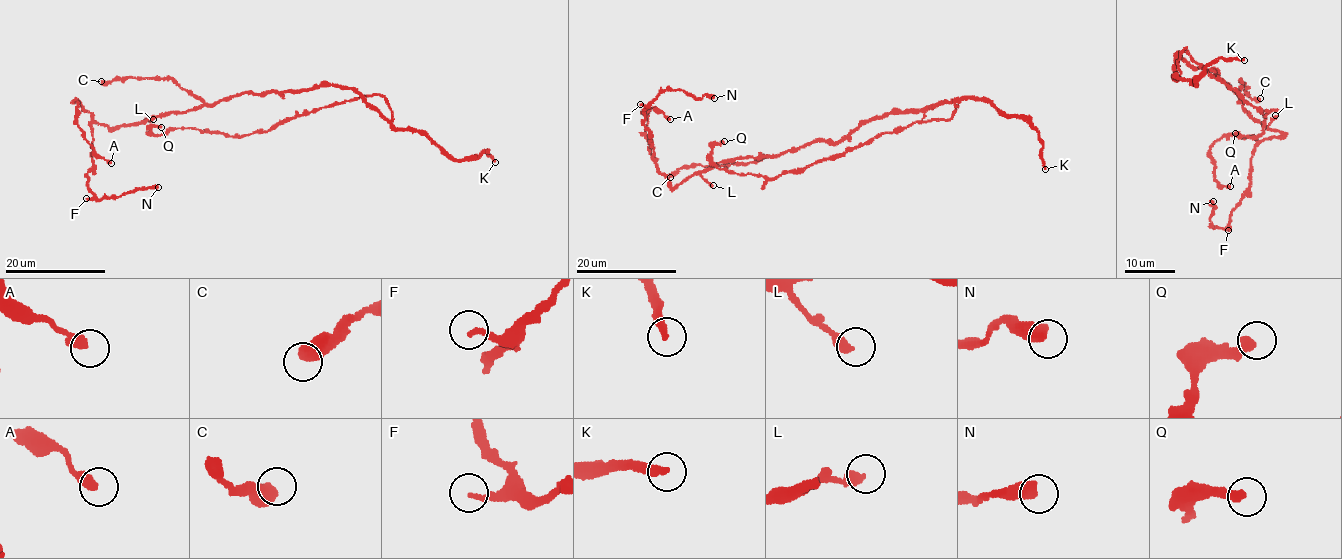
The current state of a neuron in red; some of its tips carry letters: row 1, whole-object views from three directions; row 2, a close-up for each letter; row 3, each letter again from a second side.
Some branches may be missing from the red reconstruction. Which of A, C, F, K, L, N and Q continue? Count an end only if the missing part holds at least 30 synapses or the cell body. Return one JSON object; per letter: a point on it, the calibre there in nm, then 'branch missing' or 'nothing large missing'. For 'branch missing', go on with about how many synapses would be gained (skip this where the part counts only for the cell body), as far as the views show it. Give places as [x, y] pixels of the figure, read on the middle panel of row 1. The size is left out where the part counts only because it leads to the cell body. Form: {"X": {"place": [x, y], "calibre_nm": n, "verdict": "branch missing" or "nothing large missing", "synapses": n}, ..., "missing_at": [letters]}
{"A": {"place": [670, 119], "calibre_nm": 400, "verdict": "nothing large missing"}, "C": {"place": [670, 177], "calibre_nm": 550, "verdict": "nothing large missing"}, "F": {"place": [640, 104], "calibre_nm": 240, "verdict": "nothing large missing"}, "K": {"place": [1045, 169], "calibre_nm": 260, "verdict": "branch missing", "synapses": 350}, "L": {"place": [713, 185], "calibre_nm": 400, "verdict": "nothing large missing"}, "N": {"place": [714, 98], "calibre_nm": 500, "verdict": "nothing large missing"}, "Q": {"place": [724, 141], "calibre_nm": 360, "verdict": "nothing large missing"}, "missing_at": ["K"]}

